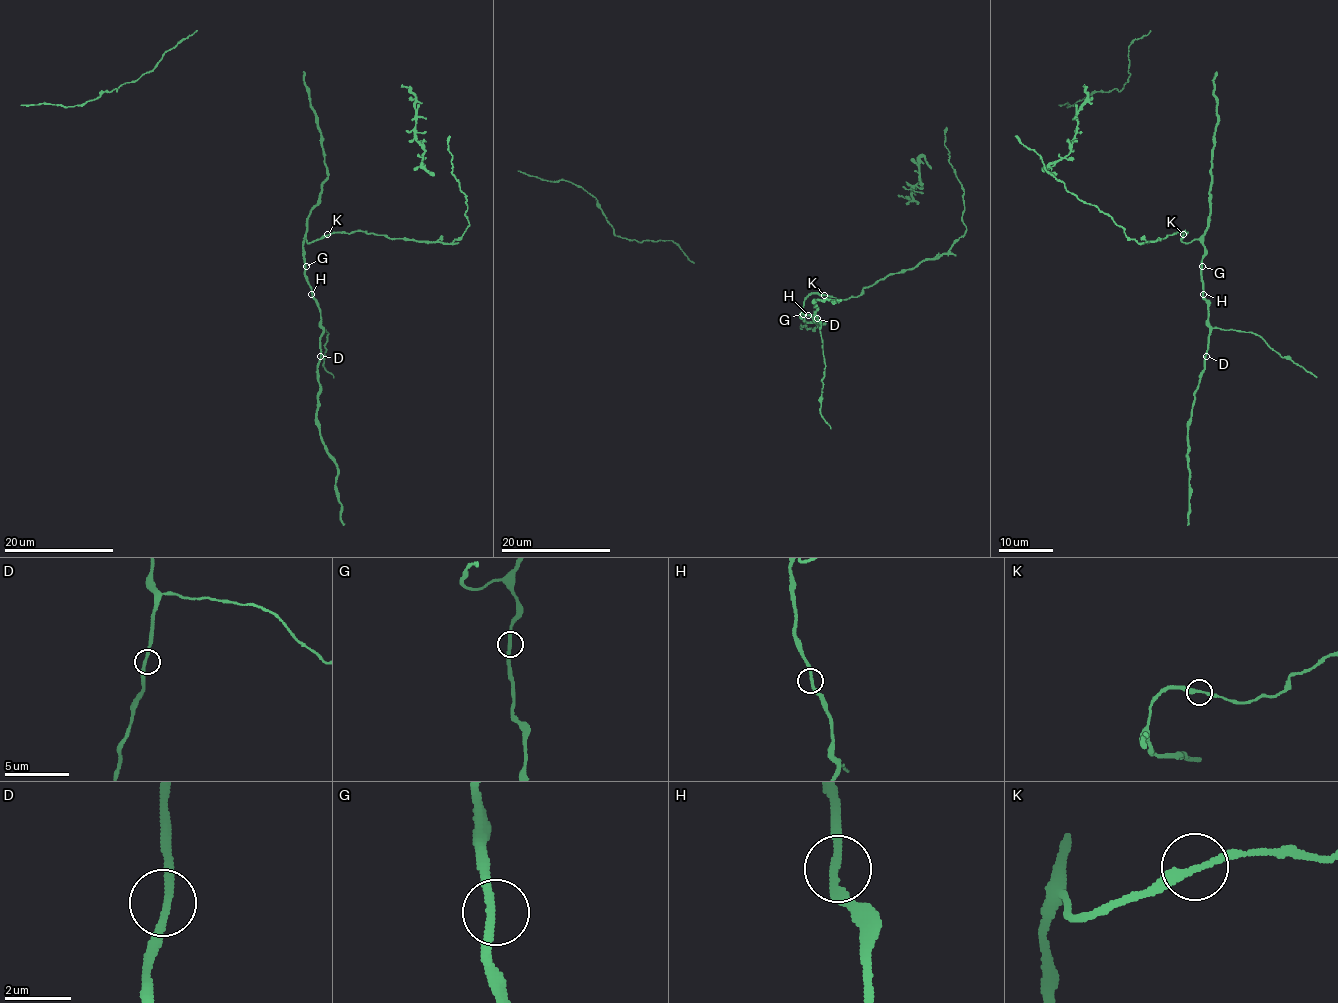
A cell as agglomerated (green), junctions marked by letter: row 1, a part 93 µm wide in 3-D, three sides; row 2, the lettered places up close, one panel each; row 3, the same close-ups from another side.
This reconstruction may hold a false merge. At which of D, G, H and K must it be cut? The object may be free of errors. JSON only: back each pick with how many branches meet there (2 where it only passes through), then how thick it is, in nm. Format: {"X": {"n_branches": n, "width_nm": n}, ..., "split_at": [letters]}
{"split_at": []}

